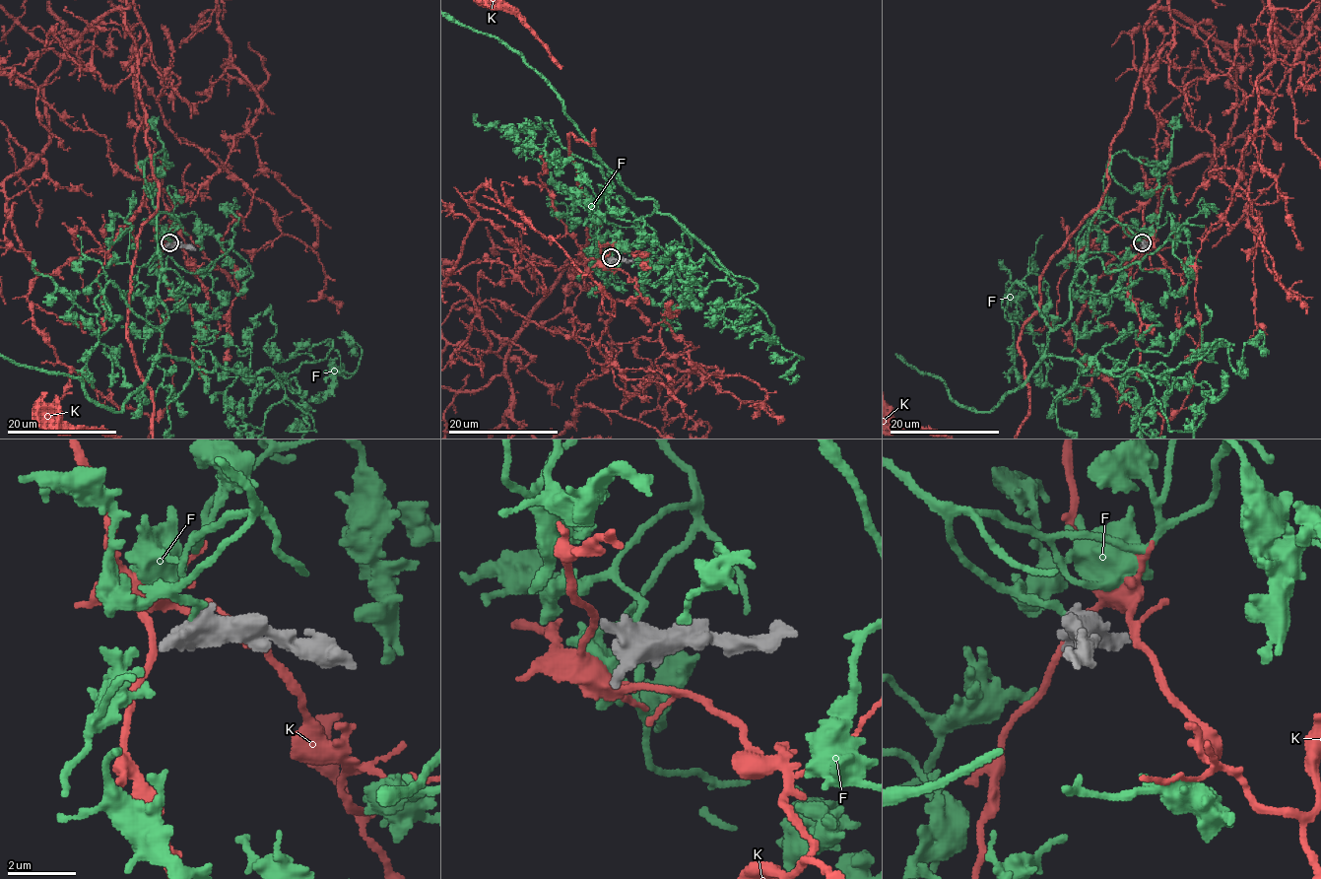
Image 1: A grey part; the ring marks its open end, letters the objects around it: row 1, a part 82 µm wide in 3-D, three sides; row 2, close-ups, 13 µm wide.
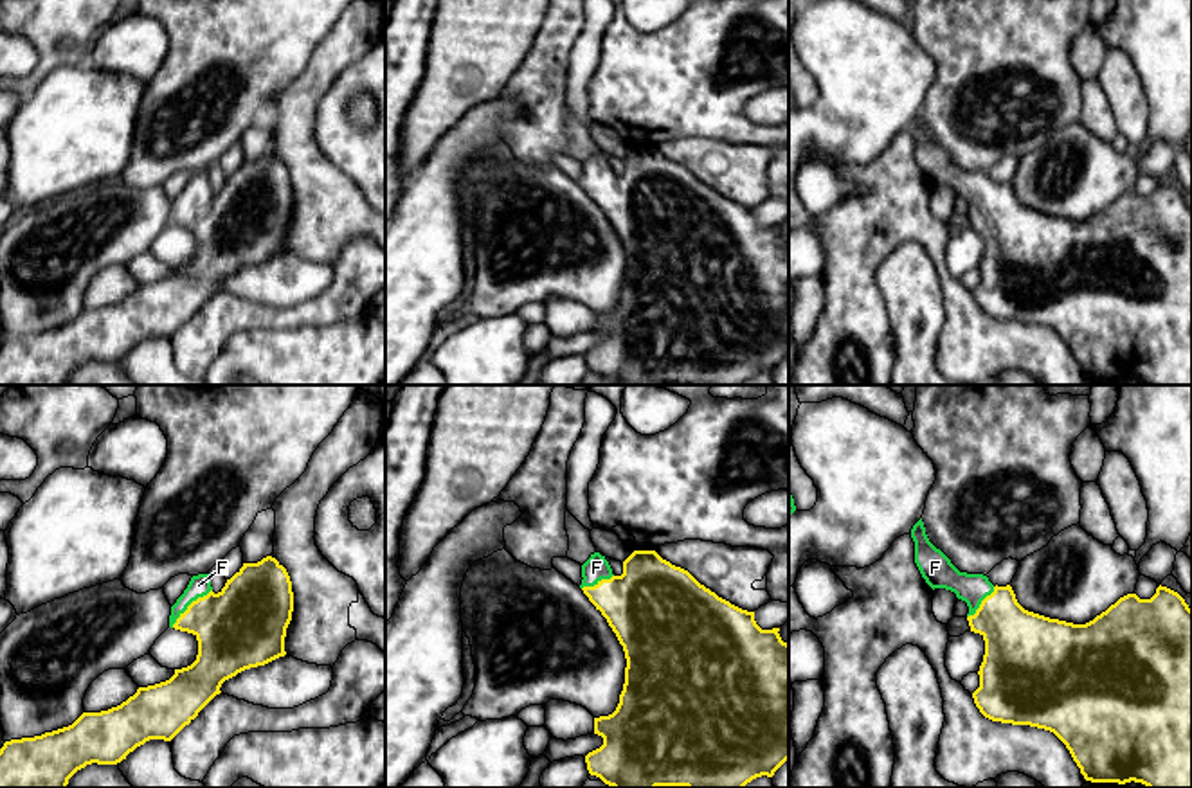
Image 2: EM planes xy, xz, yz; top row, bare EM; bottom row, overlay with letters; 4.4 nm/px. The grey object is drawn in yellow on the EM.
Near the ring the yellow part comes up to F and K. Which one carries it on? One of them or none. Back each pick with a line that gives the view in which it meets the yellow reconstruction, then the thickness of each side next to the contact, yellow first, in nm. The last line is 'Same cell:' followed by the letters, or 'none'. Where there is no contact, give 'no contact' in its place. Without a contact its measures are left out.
F: contact in xy; calibres 360 and 90 nm
Same cell: F

